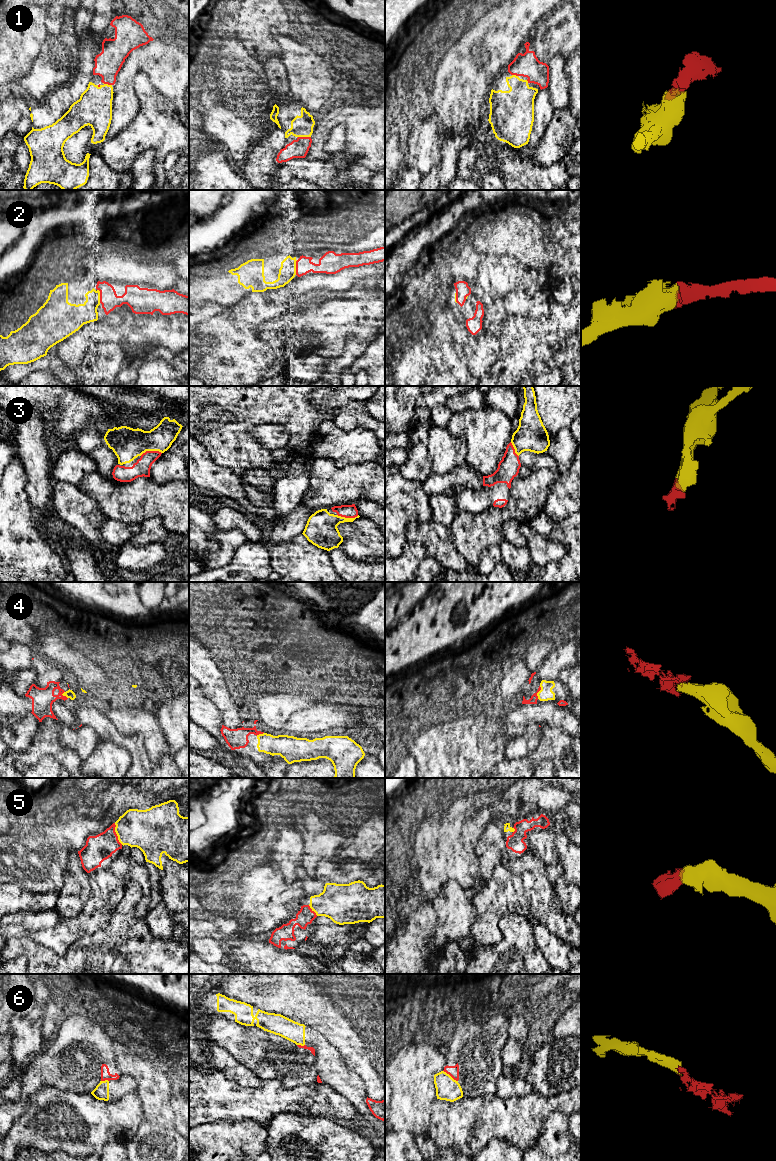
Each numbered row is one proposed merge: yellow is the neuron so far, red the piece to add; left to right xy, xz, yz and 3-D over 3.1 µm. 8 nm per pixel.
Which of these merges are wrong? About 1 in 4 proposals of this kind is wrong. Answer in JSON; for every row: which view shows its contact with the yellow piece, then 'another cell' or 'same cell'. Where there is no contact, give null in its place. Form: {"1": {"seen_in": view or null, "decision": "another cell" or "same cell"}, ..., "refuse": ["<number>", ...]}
{"1": {"seen_in": "xz", "decision": "same cell"}, "2": {"seen_in": "xz", "decision": "same cell"}, "3": {"seen_in": "xy", "decision": "same cell"}, "4": {"seen_in": "yz", "decision": "same cell"}, "5": {"seen_in": "xy", "decision": "same cell"}, "6": {"seen_in": "yz", "decision": "another cell"}, "refuse": ["6"]}

